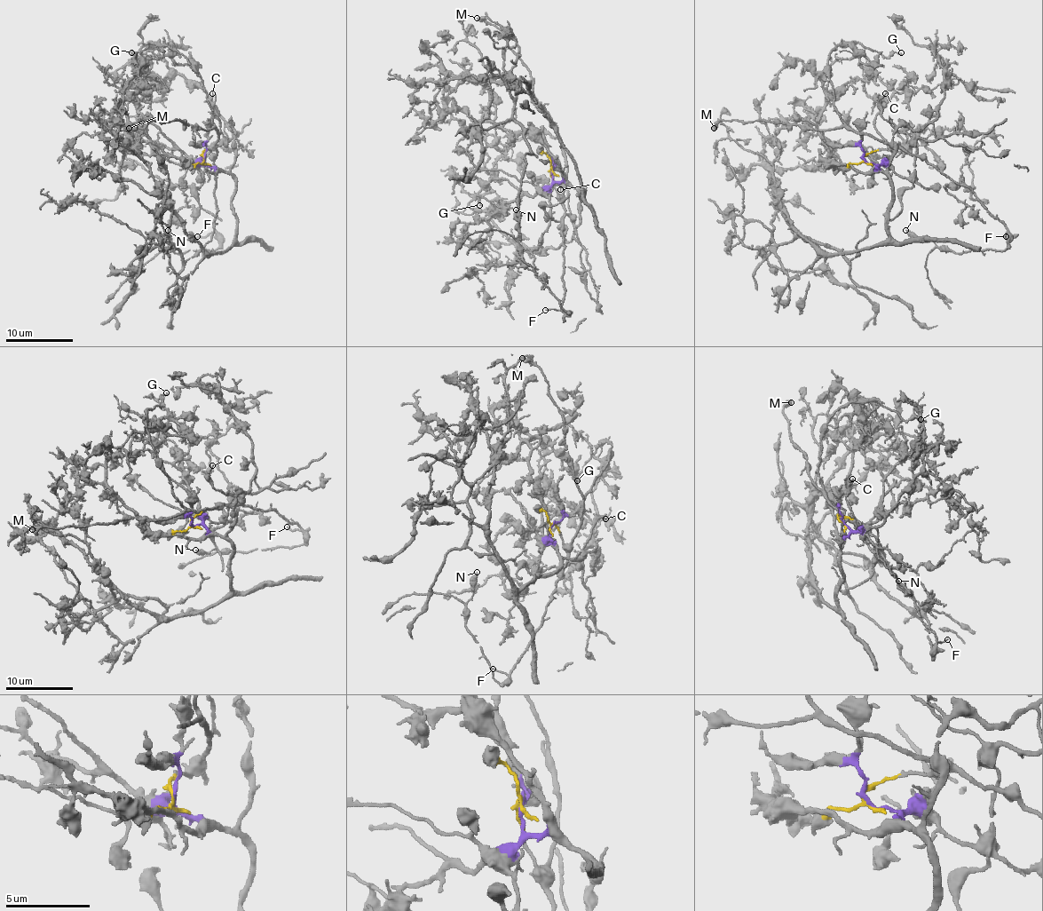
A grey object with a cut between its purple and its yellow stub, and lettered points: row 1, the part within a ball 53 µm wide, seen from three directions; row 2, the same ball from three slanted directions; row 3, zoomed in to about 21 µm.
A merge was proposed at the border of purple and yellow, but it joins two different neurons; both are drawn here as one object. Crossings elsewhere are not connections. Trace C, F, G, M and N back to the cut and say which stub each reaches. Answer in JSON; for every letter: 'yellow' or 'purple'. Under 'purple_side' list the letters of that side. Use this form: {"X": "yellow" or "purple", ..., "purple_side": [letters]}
{"C": "yellow", "F": "yellow", "G": "yellow", "M": "yellow", "N": "yellow", "purple_side": []}

